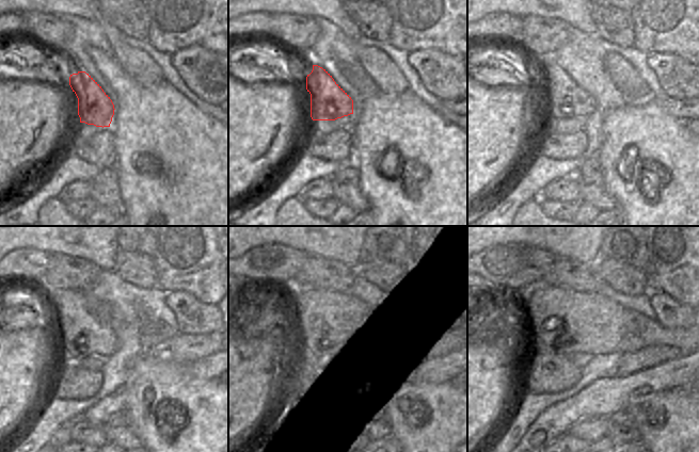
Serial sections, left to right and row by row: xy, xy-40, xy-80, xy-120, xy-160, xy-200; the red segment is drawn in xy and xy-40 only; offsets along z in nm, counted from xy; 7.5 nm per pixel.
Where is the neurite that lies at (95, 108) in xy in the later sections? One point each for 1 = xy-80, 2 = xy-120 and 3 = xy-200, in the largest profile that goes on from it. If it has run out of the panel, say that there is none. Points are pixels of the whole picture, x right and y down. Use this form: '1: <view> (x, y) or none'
1: xy-80 (566, 99)
2: xy-120 (80, 328)
3: xy-200 (568, 321)

